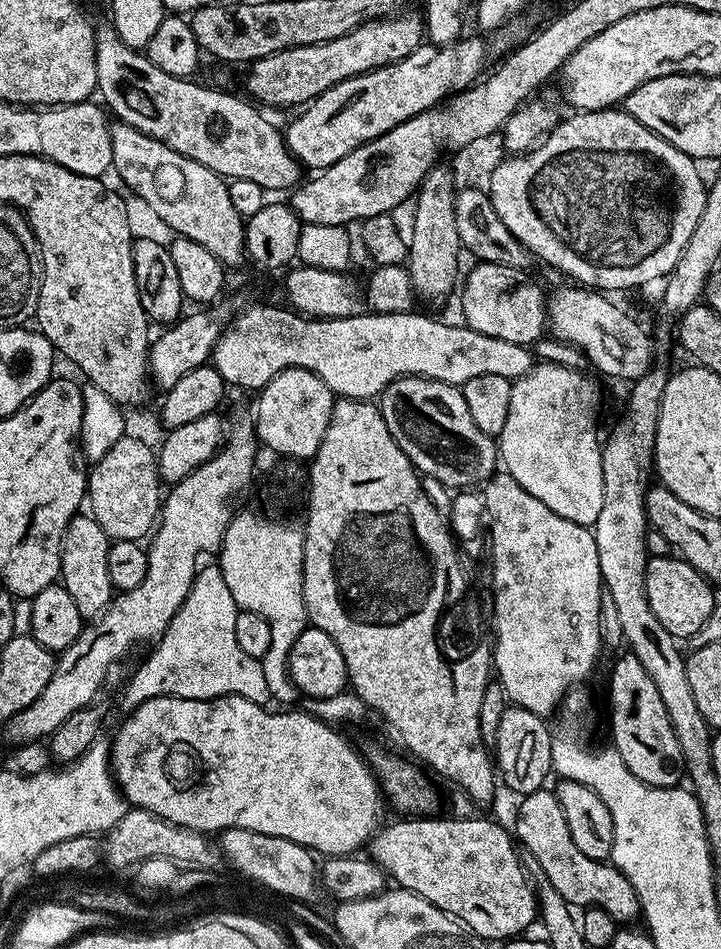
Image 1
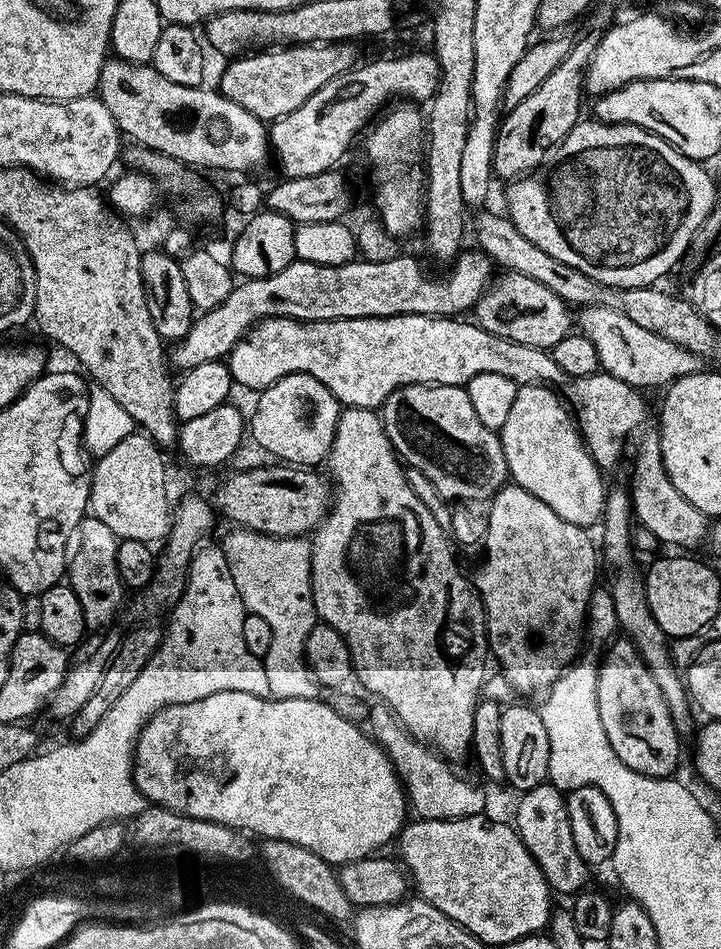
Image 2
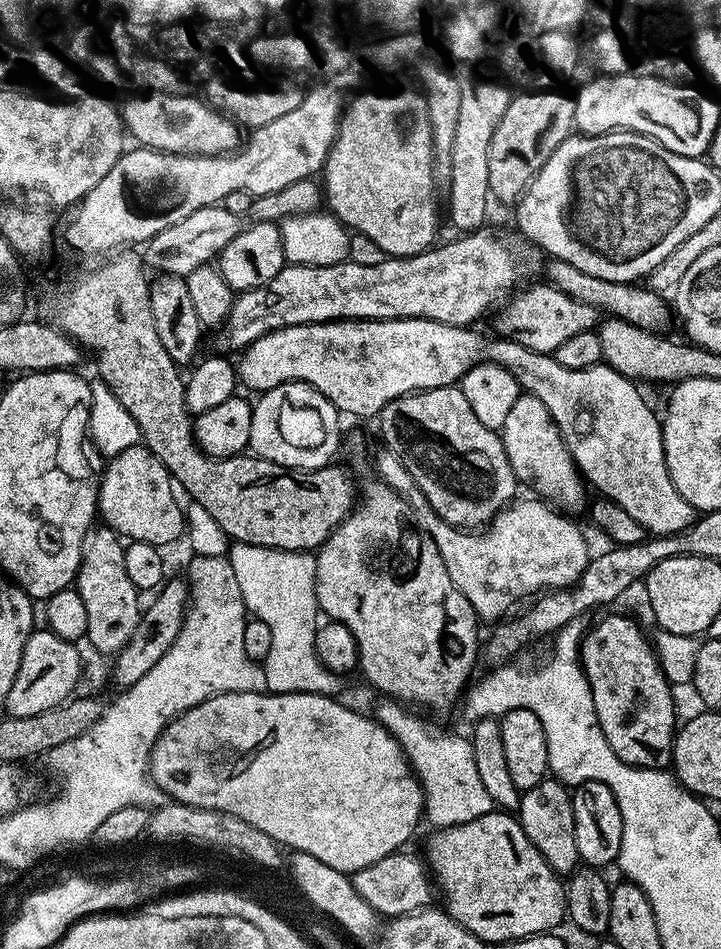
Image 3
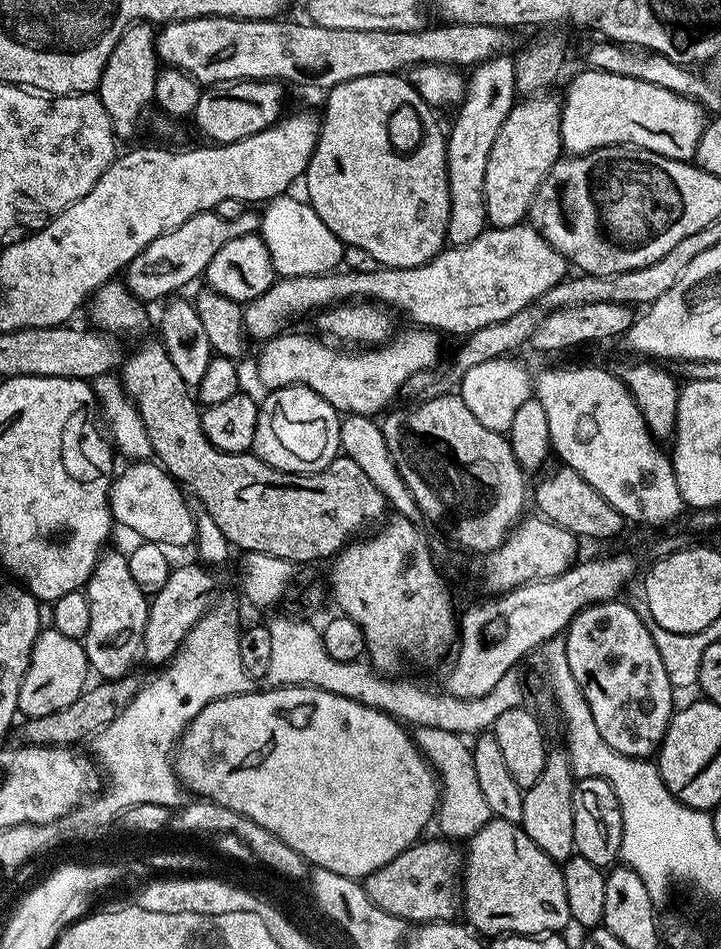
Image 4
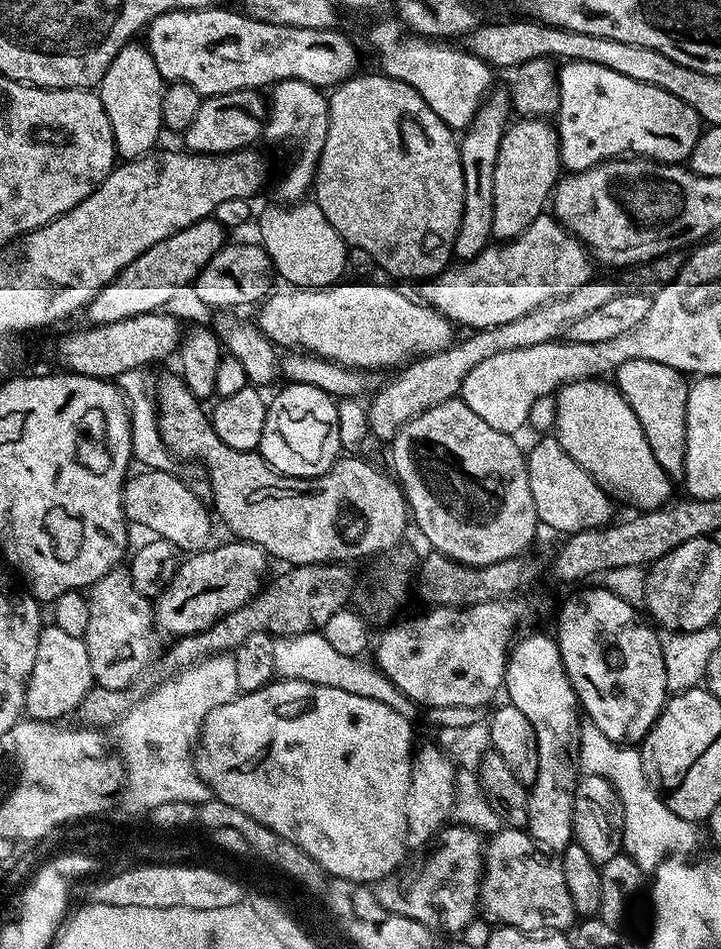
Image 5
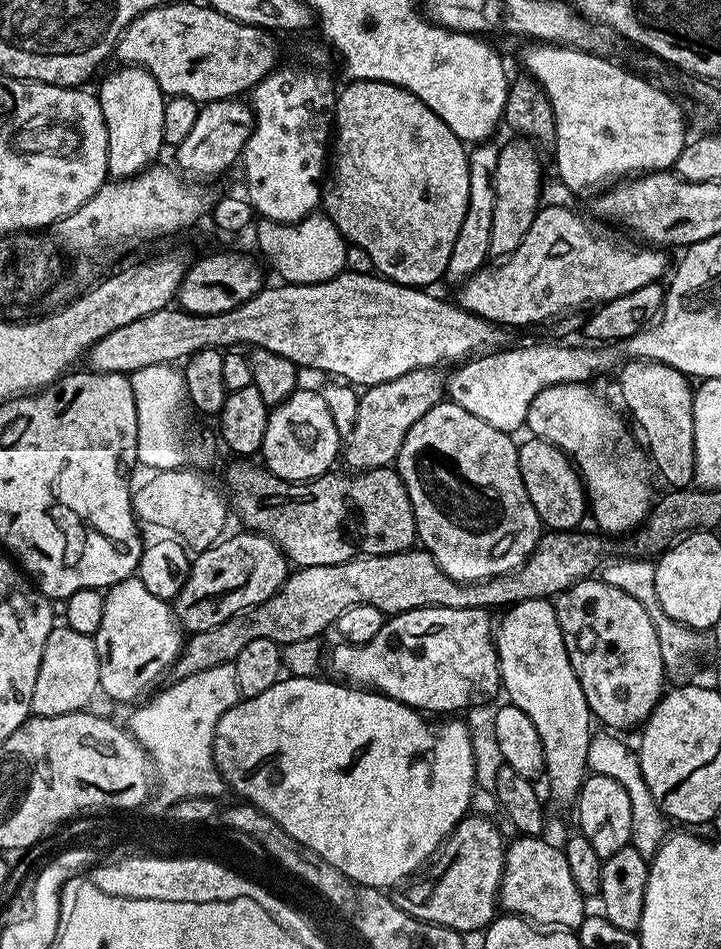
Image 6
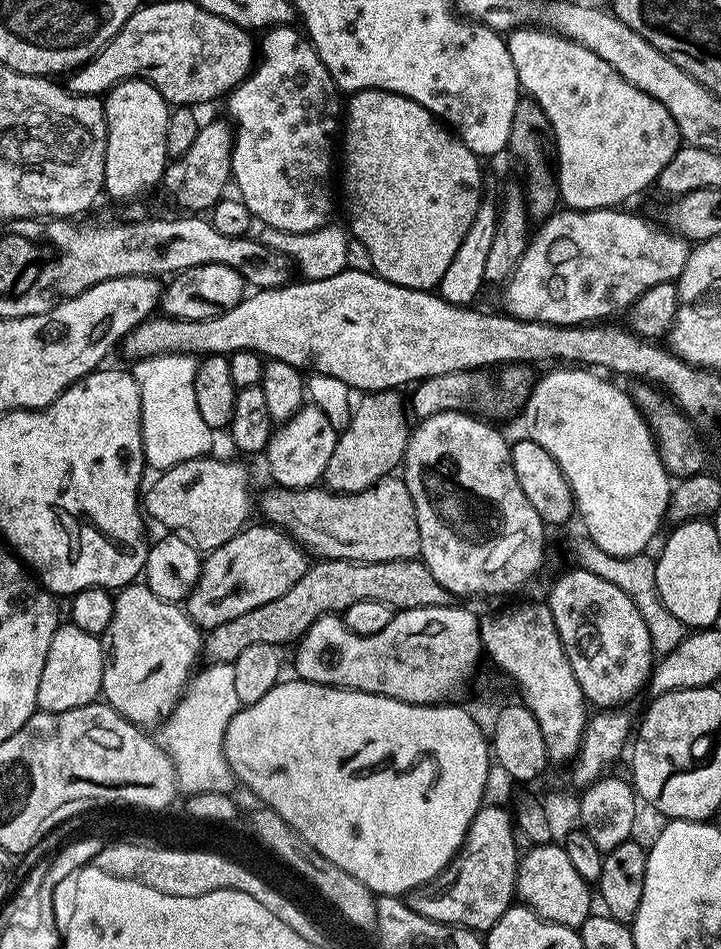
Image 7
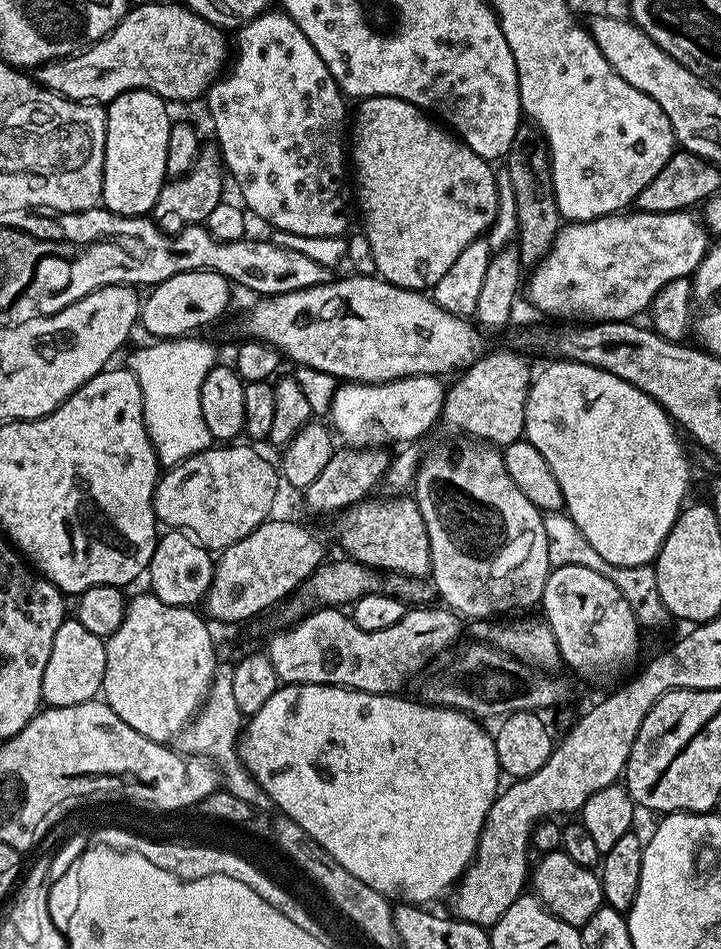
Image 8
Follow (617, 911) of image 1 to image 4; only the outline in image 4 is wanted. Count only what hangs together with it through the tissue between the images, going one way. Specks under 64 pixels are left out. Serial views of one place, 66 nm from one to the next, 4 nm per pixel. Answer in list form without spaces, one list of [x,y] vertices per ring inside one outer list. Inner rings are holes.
[[[563,747],[552,748],[546,758],[546,766],[534,786],[524,792],[520,824],[524,832],[545,852],[551,860],[563,862],[574,854],[574,806],[572,790],[574,777],[570,757]]]

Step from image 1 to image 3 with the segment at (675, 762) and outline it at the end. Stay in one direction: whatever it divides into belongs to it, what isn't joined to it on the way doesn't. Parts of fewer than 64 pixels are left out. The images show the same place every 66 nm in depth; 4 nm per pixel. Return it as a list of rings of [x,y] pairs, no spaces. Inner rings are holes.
[[[608,616],[605,620],[593,623],[584,633],[580,642],[580,665],[584,668],[594,694],[594,710],[606,734],[606,742],[622,758],[622,762],[633,764],[635,768],[667,769],[672,762],[672,742],[678,731],[676,704],[672,701],[673,685],[660,668],[649,637],[628,616]]]

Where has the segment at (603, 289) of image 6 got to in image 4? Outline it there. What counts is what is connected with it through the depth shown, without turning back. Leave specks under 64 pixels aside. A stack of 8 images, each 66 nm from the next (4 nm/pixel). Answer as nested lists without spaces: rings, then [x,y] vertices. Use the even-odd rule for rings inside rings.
[[[531,223],[509,228],[485,227],[474,242],[448,246],[433,260],[409,268],[379,268],[369,272],[335,270],[320,276],[277,279],[258,298],[243,305],[244,330],[257,342],[271,340],[289,327],[288,320],[349,302],[375,302],[389,309],[397,308],[412,319],[413,325],[431,328],[437,333],[449,332],[463,338],[469,332],[482,330],[494,322],[518,314],[542,294],[569,275],[570,265],[562,253]]]

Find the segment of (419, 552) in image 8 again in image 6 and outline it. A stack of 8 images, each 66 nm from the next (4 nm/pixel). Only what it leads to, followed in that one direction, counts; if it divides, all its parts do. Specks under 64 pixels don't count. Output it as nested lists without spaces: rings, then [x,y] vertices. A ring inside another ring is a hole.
[[[236,460],[226,472],[229,501],[249,531],[269,536],[296,568],[334,566],[355,556],[407,552],[417,543],[410,494],[395,467],[339,476],[329,470],[312,480],[278,479],[267,469]]]

